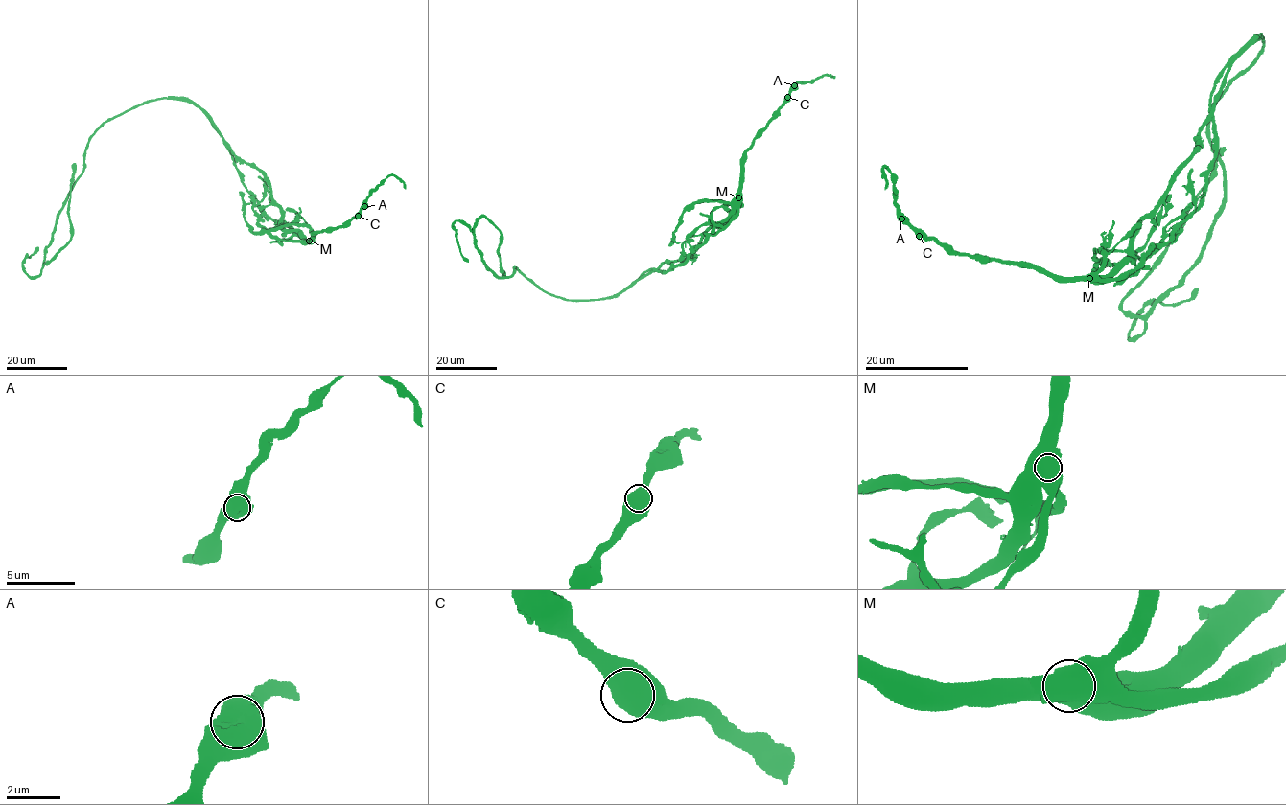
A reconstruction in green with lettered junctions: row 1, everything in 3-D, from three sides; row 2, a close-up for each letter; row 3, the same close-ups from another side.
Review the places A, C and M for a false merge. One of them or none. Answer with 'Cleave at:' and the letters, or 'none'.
Cleave at: M

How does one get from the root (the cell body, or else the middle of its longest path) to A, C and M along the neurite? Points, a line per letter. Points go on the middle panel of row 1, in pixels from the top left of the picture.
A: (623, 291), (665, 263), (686, 260), (711, 222), (722, 222), (728, 216), (740, 185), (746, 150), (794, 85)
C: (623, 291), (665, 263), (686, 260), (711, 222), (722, 222), (728, 216), (740, 185), (745, 152), (787, 97)
M: (623, 291), (665, 263), (686, 260), (699, 244), (700, 238), (710, 228), (711, 222), (722, 222), (739, 196)

